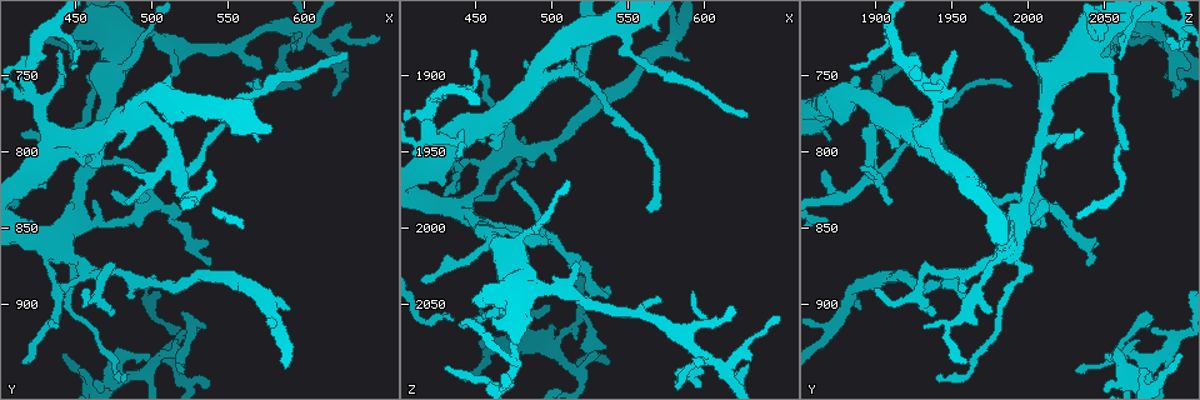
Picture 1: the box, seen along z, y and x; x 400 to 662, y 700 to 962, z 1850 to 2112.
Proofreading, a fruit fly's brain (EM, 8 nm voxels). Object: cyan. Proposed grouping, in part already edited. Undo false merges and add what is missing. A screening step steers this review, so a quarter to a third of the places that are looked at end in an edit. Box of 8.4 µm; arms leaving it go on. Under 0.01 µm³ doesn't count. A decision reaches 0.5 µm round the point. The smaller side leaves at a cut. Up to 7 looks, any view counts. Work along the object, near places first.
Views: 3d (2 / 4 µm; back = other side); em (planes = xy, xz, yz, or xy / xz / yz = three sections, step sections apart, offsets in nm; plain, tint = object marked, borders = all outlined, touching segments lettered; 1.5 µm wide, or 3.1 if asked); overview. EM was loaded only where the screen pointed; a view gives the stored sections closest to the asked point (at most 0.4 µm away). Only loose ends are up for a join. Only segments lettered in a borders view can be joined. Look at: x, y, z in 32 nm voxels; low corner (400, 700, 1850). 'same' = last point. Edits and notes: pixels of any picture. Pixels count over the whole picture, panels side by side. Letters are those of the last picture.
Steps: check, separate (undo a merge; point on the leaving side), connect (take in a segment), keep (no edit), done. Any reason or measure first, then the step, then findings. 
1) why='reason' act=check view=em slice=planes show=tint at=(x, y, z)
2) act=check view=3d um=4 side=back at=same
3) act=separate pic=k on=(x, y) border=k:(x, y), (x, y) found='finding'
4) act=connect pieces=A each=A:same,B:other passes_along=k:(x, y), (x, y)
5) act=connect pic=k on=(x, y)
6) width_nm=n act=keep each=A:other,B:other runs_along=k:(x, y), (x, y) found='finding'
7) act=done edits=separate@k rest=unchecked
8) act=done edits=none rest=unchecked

why='small branch off a trunk' act=check view=em slice=planes show=tint at=(426, 770, 1942)

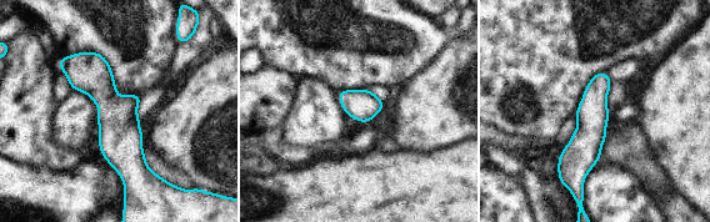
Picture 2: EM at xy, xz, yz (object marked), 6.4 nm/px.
act=check view=em slice=planes show=borders at=same

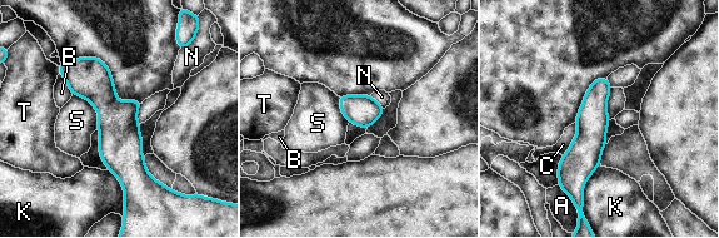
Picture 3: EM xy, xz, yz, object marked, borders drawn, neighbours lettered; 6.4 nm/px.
longest_contact=S:280nm act=keep each=A:other,B:other,C:other,K:other,N:other,S:other,T:other found='one cell here'

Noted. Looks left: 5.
why='free end' act=check view=em slice=planes show=tint at=(482, 830, 1908)

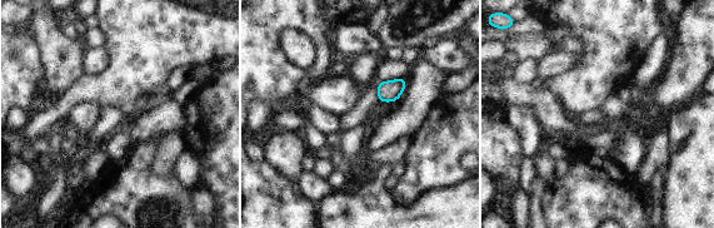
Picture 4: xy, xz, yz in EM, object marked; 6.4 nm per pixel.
act=check view=em slice=planes show=borders at=same

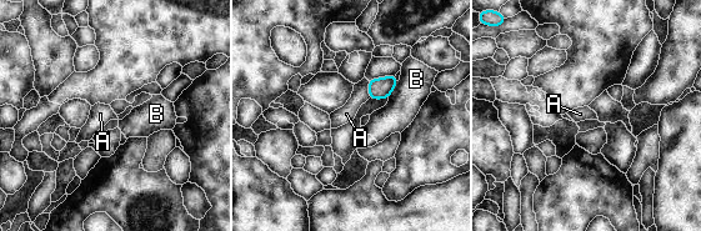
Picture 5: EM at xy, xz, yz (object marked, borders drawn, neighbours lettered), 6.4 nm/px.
longest_contact=B:130nm act=keep each=A:other,B:other border=5:(366, 80), (369, 98) found='none of them fits'

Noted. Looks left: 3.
why='free end' act=check view=em slice=planes show=tint at=(438, 916, 1930)

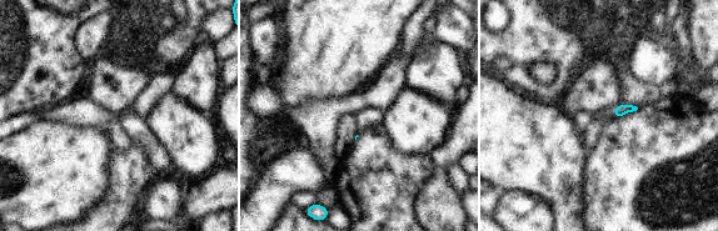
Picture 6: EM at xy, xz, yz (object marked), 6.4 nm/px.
why='what lies round it' act=check view=em slice=planes show=borders at=same

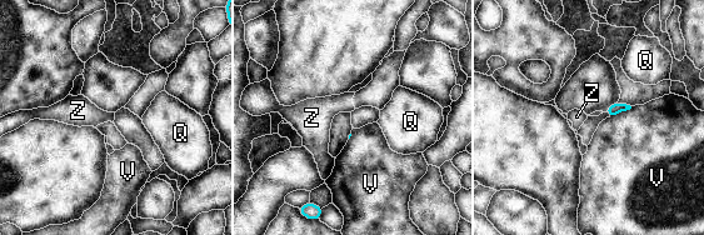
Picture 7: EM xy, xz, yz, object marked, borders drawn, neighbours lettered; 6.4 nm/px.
act=keep each=Q:other,V:other,Z:other found='no lettered segment goes on from it'

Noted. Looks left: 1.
act=done edits=none rest=unchecked

